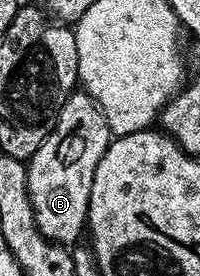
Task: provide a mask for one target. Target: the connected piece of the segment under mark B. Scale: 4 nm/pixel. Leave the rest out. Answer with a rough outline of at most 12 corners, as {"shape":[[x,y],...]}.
{"shape":[[72,91],[27,160],[38,230],[73,246],[113,135]]}

